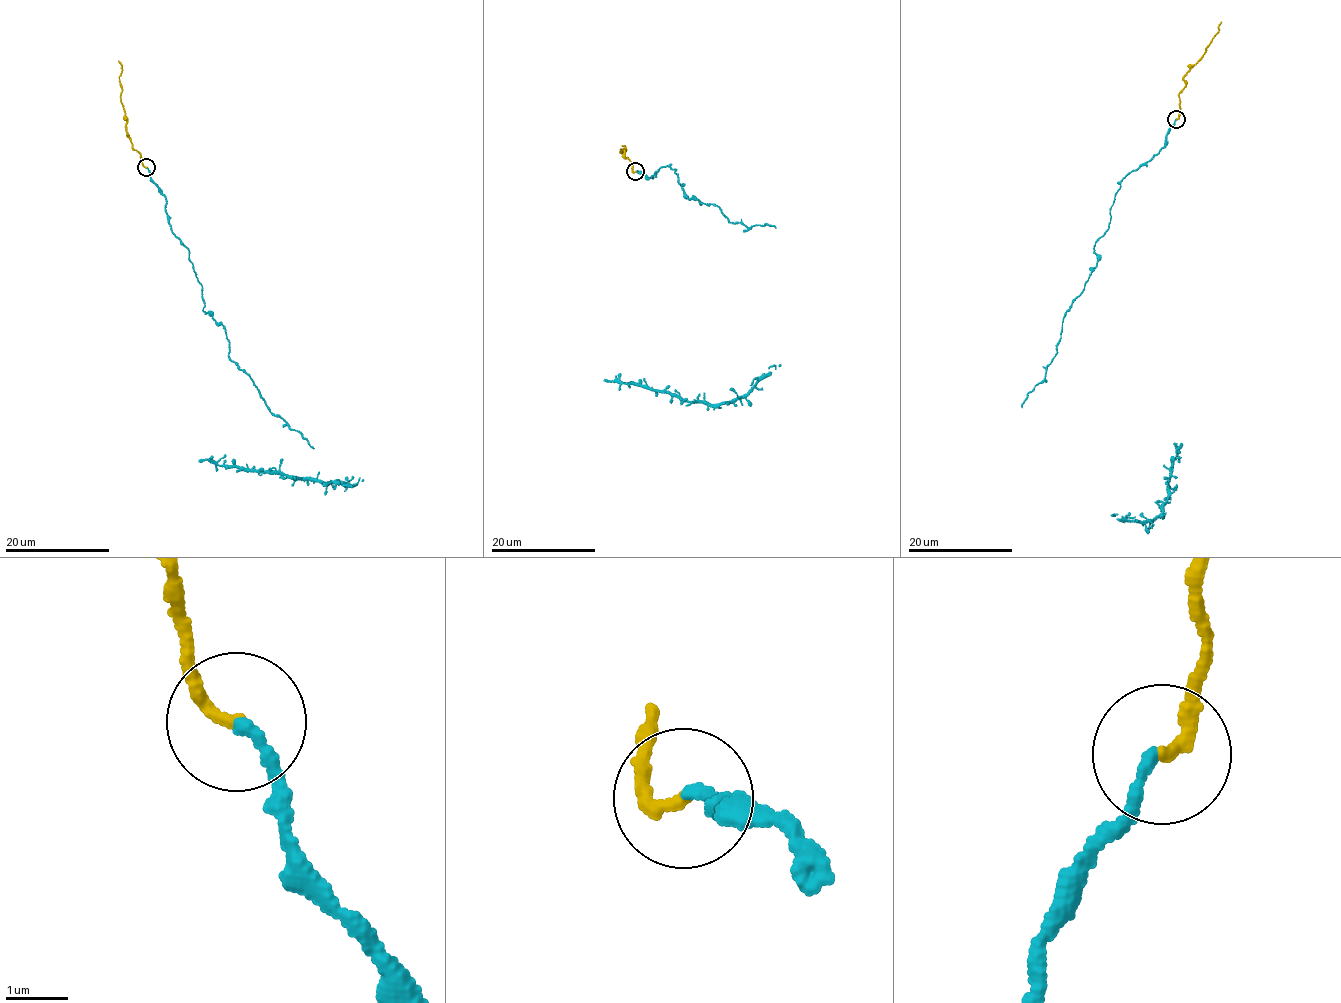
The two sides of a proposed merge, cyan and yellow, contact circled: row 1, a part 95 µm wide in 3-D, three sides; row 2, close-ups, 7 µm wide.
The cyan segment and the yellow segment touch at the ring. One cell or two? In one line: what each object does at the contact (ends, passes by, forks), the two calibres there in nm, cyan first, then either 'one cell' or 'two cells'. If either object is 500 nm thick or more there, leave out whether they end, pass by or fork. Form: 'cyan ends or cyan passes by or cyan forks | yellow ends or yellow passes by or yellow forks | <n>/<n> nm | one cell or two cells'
cyan ends | yellow ends | 180/220 nm | one cell

